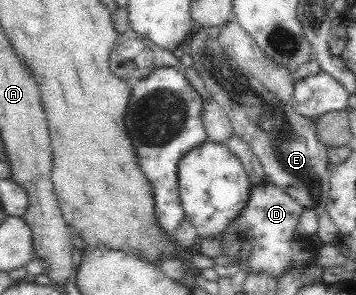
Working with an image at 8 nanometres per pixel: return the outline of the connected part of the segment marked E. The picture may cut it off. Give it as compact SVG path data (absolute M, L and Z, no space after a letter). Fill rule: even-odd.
M196 25L187 36L185 44L190 47L189 55L193 61L191 68L196 70L212 99L224 108L233 133L239 135L258 156L267 179L284 189L288 196L292 196L305 208L311 207L316 211L320 226L316 234L322 243L338 243L339 232L326 210L331 187L329 171L326 169L329 147L320 143L317 124L296 113L290 102L278 99L258 79L248 76L224 53L218 38L208 35L207 28Z

